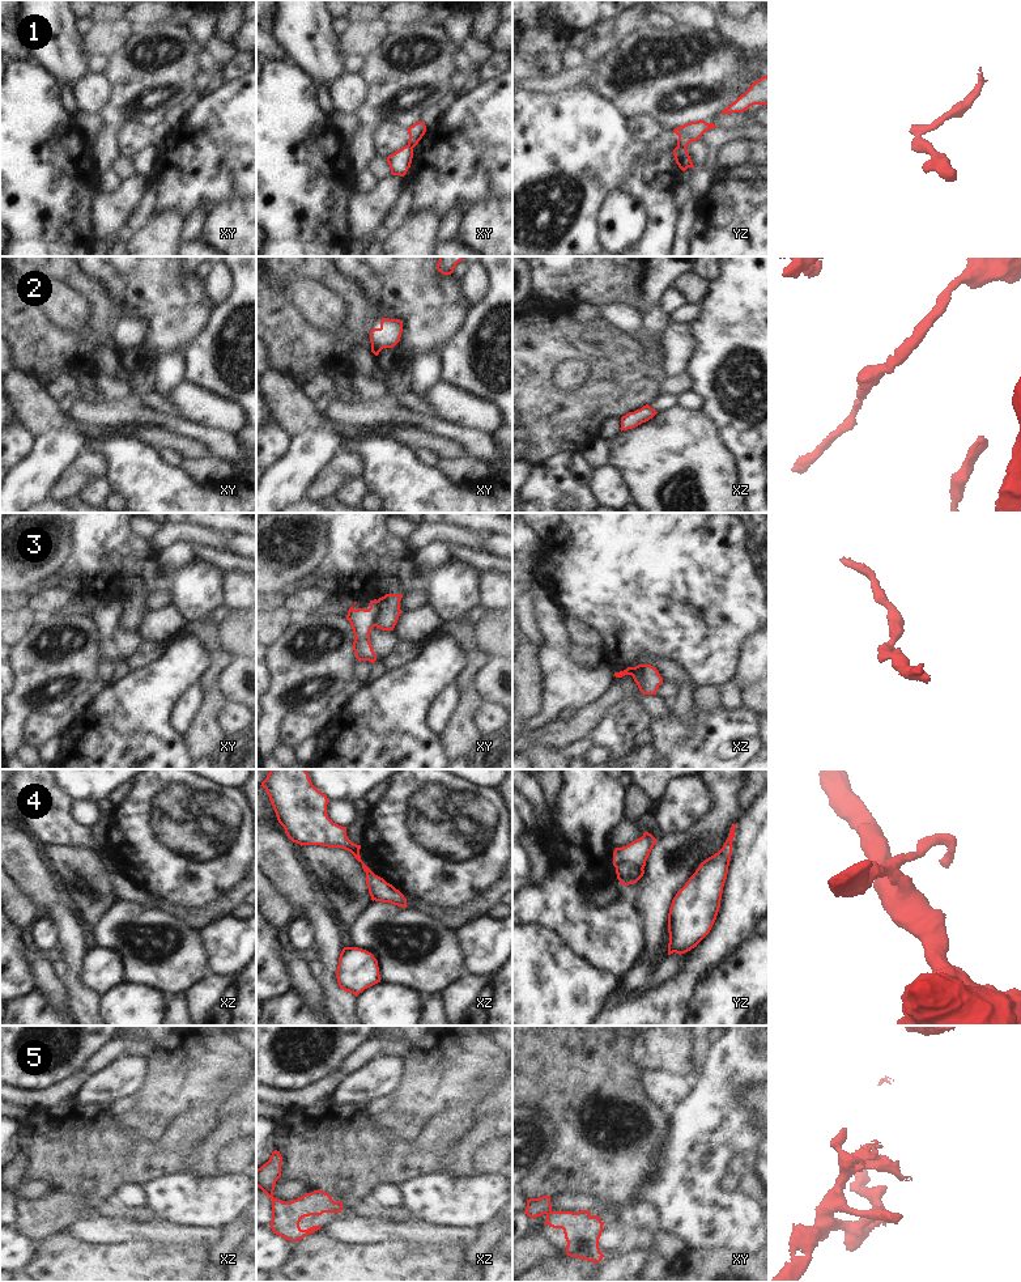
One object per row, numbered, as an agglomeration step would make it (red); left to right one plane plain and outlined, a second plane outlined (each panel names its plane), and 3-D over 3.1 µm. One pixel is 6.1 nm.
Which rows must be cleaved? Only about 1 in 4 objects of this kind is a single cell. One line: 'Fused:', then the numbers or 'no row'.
Fused: 1, 3, 4

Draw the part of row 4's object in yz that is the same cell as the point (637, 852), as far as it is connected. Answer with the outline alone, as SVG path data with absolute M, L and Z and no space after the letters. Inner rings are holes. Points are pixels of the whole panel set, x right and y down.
M644 832L642 837L629 845L616 848L613 852L613 866L617 867L621 862L629 862L644 869L650 852L656 841L651 833Z

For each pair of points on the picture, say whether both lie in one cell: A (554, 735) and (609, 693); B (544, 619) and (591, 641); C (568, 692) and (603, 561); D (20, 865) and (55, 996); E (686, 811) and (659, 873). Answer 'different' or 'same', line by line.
A: same
B: different
C: different
D: different
E: different

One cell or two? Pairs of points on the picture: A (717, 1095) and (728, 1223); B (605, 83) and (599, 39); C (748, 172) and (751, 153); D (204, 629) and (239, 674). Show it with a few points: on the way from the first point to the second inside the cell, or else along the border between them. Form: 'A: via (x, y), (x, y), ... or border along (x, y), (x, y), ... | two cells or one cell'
A: via (709, 1128), (697, 1147), (697, 1193) | one cell
B: border along (625, 38), (591, 64) | two cells
C: border along (754, 162), (736, 164), (719, 169) | two cells
D: border along (233, 657), (220, 673), (215, 686) | two cells

